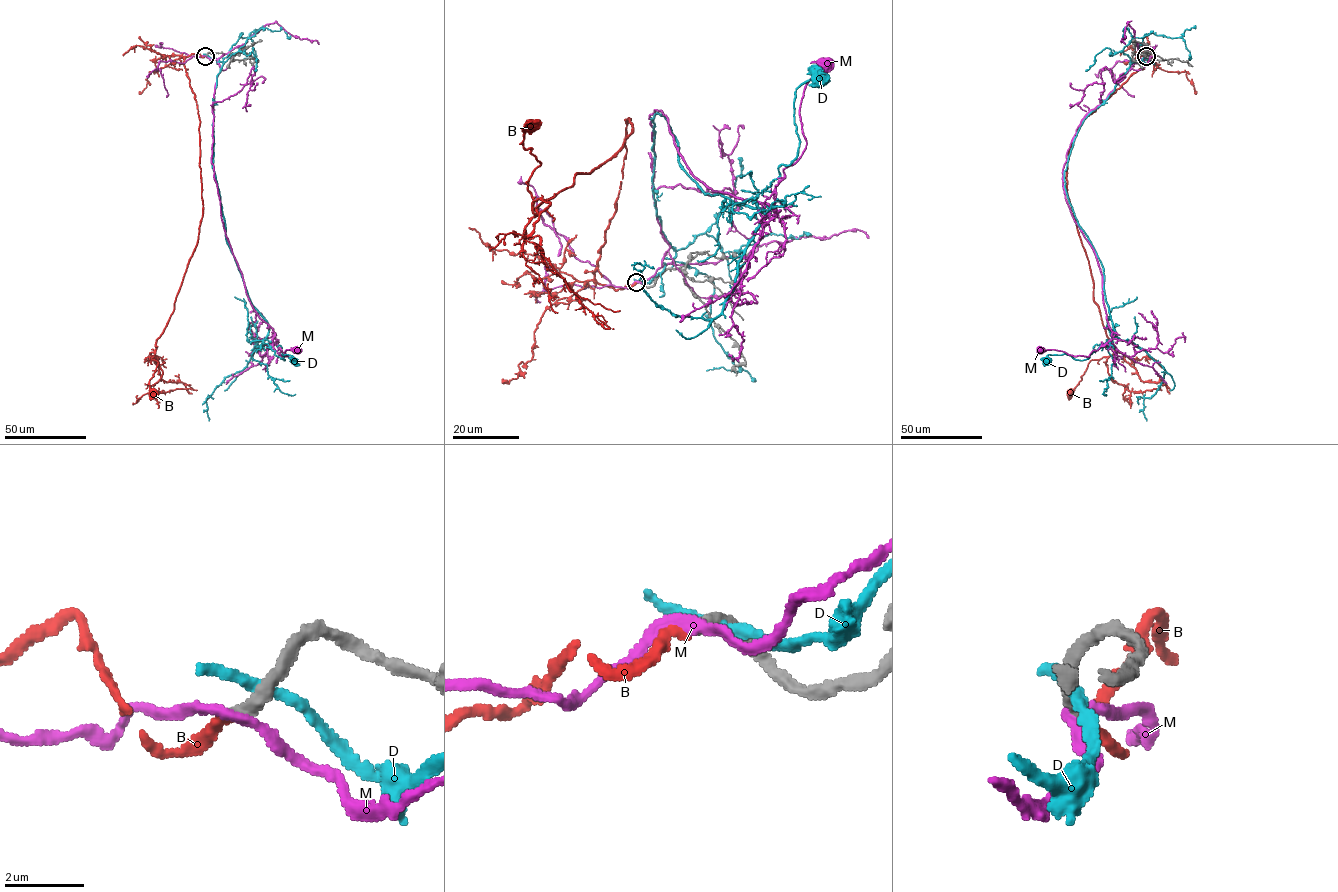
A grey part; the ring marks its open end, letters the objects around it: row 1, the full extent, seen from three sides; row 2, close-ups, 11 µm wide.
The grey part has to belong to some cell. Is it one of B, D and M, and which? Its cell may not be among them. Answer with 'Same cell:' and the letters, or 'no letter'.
Same cell: B

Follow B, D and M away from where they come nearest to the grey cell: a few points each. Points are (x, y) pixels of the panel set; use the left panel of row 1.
B: (205, 56), (183, 62), (200, 122), (203, 214), (174, 311), (156, 339), (153, 393)
D: (206, 55), (224, 62), (214, 95), (212, 167), (226, 240), (250, 302), (266, 321), (263, 342), (295, 361)
M: (205, 56), (221, 71), (211, 163), (226, 237), (250, 302), (275, 333), (272, 347), (282, 356), (297, 350)

